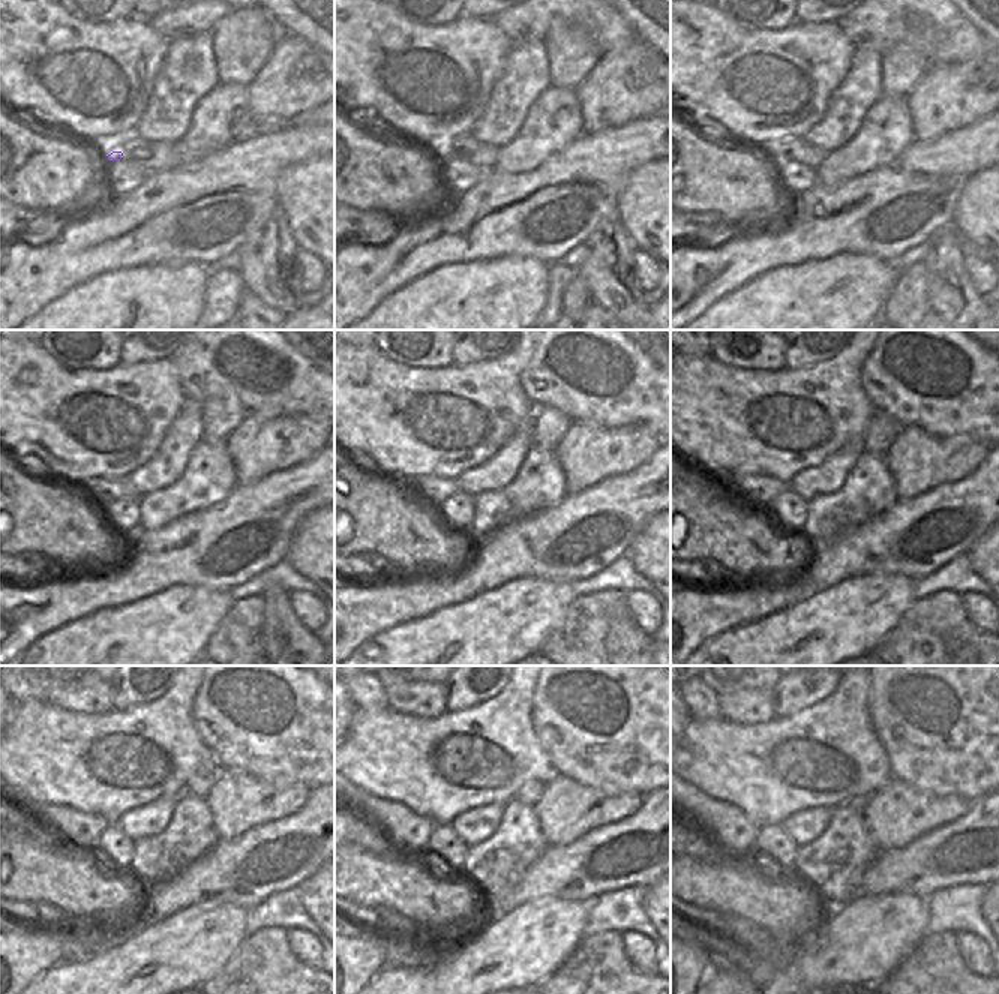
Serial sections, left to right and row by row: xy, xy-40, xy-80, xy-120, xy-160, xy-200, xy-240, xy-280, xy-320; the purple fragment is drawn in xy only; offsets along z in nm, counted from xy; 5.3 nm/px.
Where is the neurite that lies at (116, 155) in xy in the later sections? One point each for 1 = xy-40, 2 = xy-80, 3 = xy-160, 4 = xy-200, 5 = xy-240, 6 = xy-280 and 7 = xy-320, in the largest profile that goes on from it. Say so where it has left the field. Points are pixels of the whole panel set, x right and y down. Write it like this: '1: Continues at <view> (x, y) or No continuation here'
1: Continues at xy-40 (444, 153)
2: Continues at xy-80 (779, 155)
3: Continues at xy-160 (434, 489)
4: Continues at xy-200 (761, 489)
5: Continues at xy-240 (77, 828)
6: Continues at xy-280 (402, 826)
7: Continues at xy-320 (734, 832)

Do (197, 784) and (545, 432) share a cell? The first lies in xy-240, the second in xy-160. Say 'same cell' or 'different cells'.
same cell

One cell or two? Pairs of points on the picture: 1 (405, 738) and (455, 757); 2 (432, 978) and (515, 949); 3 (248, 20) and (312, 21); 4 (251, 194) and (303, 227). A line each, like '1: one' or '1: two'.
1: one
2: one
3: two
4: two

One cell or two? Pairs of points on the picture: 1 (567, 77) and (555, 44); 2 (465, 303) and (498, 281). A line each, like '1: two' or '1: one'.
1: one
2: one

